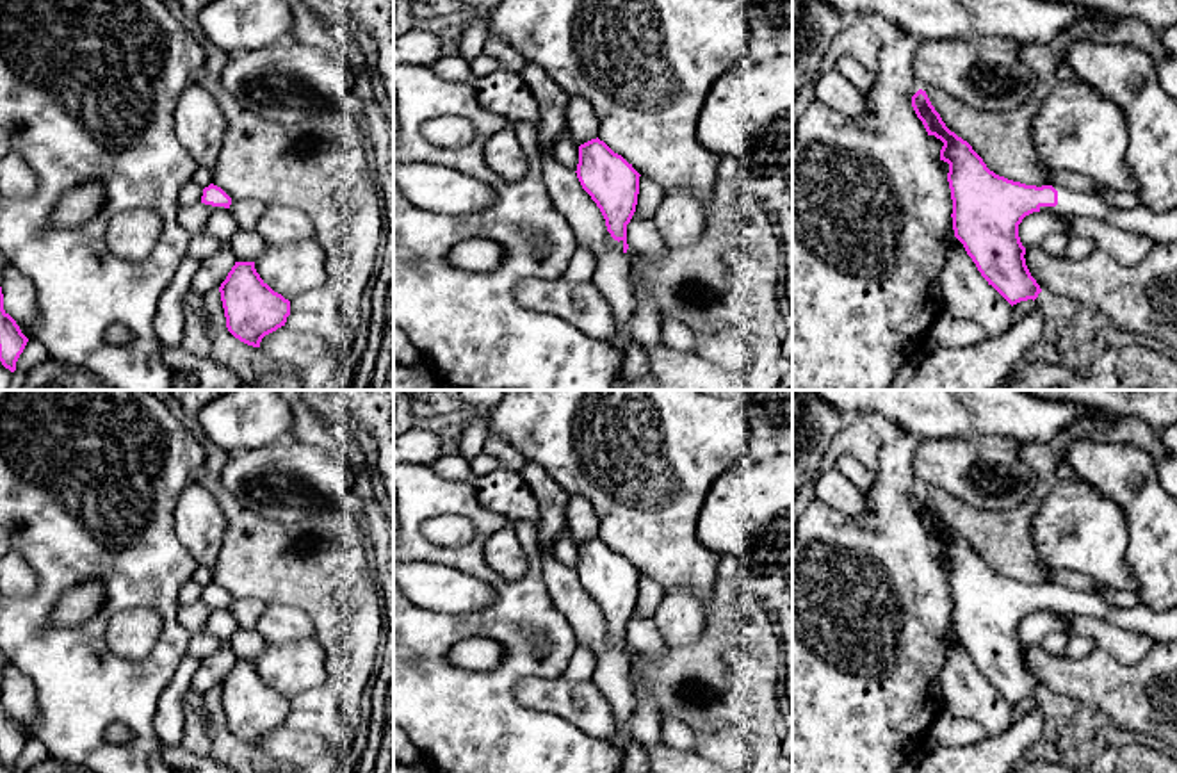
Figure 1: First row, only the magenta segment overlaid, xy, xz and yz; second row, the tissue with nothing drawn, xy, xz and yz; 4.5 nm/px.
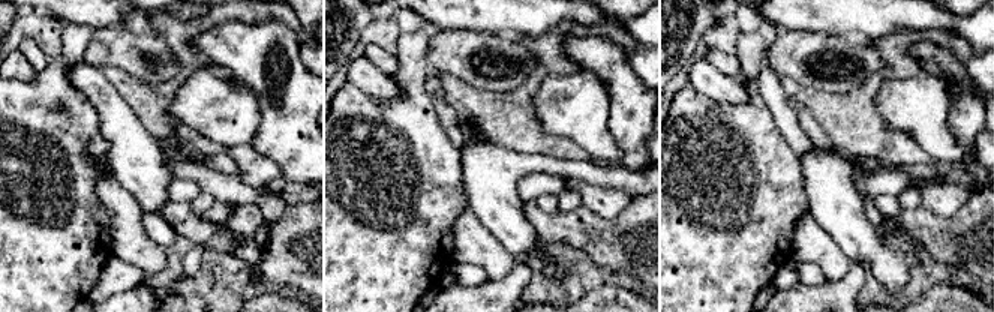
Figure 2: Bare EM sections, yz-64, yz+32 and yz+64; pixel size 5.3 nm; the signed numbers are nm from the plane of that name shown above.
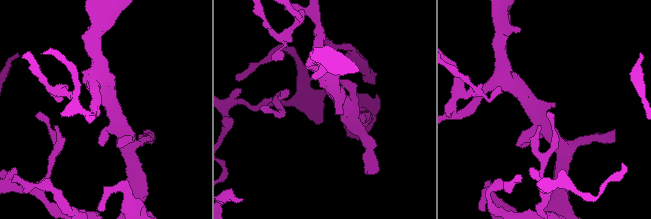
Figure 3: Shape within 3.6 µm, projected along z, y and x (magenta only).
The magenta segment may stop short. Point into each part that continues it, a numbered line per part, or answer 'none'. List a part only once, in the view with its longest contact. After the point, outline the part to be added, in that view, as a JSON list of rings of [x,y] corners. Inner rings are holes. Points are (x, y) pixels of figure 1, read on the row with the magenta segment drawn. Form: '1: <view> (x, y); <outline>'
1: yz (1161, 228); [[[1061,185],[1052,187],[1058,191],[1058,205],[1040,207],[1040,212],[1104,219],[1120,230],[1147,235],[1154,244],[1177,240],[1177,210],[1157,214],[1143,203],[1134,208],[1115,208],[1097,194],[1077,192]]]

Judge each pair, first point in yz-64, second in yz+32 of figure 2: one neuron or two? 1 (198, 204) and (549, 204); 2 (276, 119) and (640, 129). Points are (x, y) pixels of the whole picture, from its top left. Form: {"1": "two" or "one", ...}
{"1": "one", "2": "one"}

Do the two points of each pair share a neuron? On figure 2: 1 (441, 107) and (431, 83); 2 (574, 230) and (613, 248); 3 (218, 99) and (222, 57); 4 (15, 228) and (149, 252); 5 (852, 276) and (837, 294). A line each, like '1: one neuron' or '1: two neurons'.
1: one neuron
2: one neuron
3: two neurons
4: two neurons
5: one neuron

